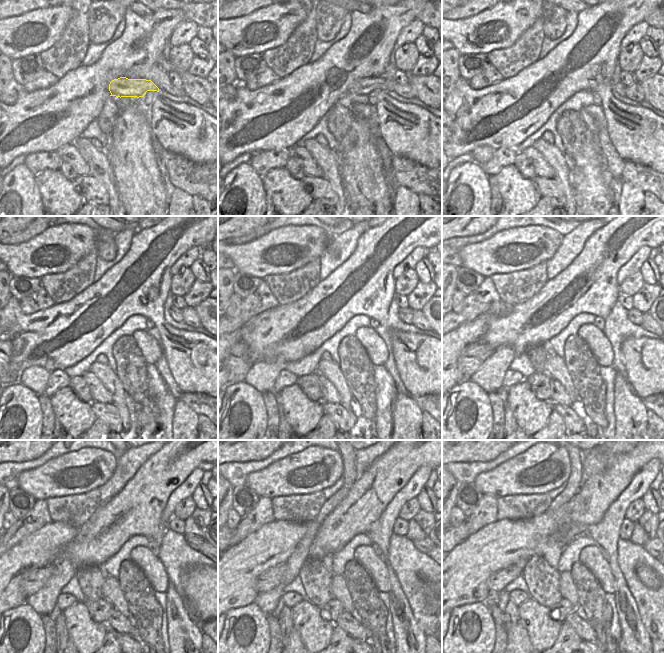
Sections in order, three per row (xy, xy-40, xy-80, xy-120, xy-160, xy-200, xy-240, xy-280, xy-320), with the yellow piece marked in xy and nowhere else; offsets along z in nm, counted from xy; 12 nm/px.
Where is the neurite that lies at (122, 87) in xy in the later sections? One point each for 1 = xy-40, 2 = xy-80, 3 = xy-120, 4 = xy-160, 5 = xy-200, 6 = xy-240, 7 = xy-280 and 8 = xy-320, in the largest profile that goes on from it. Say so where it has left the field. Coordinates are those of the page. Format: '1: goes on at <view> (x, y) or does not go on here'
1: goes on at xy-40 (364, 86)
2: goes on at xy-80 (620, 88)
3: goes on at xy-120 (176, 313)
4: goes on at xy-160 (405, 314)
5: goes on at xy-200 (635, 316)
6: goes on at xy-240 (194, 542)
7: goes on at xy-280 (421, 545)
8: goes on at xy-320 (645, 545)

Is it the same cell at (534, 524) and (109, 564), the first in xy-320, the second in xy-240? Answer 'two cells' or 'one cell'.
two cells

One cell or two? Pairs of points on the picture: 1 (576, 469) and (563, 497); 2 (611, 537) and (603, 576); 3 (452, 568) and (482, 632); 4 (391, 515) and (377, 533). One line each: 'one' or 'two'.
1: one
2: two
3: two
4: one

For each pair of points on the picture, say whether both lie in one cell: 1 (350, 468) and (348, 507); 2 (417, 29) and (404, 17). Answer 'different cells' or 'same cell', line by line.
1: different cells
2: different cells

